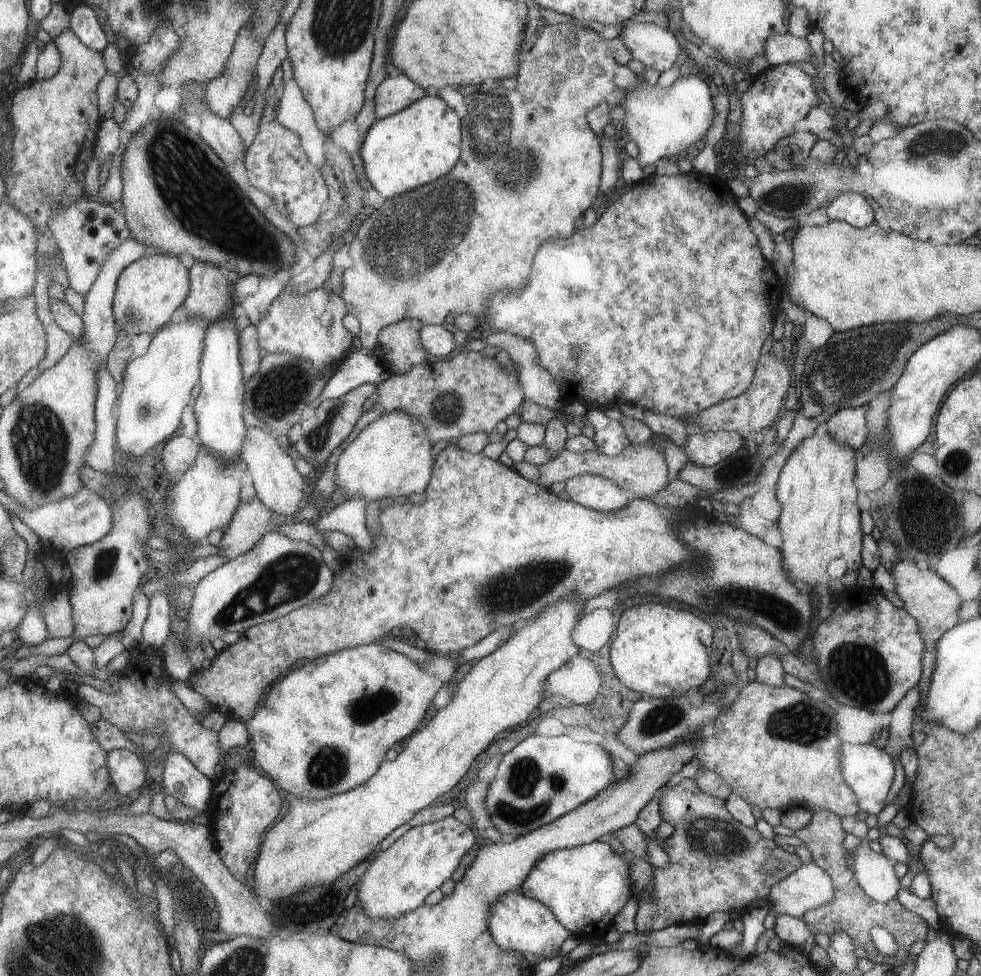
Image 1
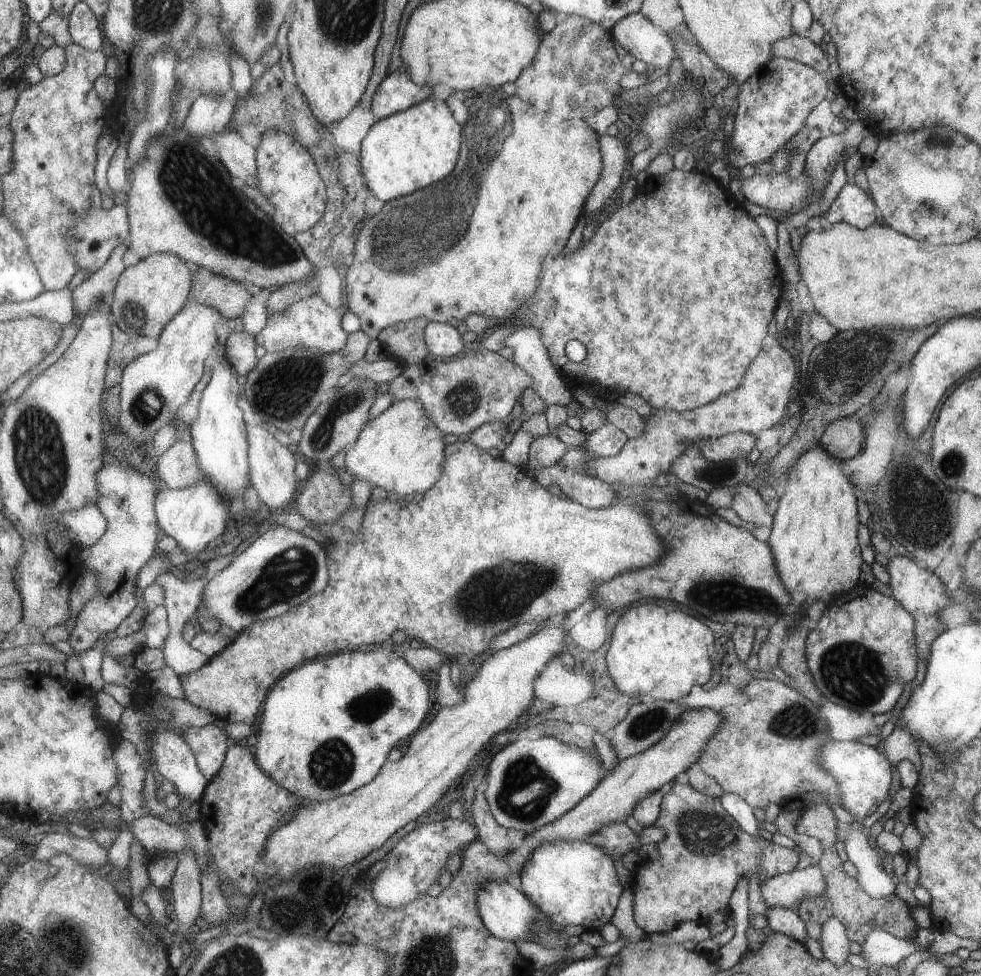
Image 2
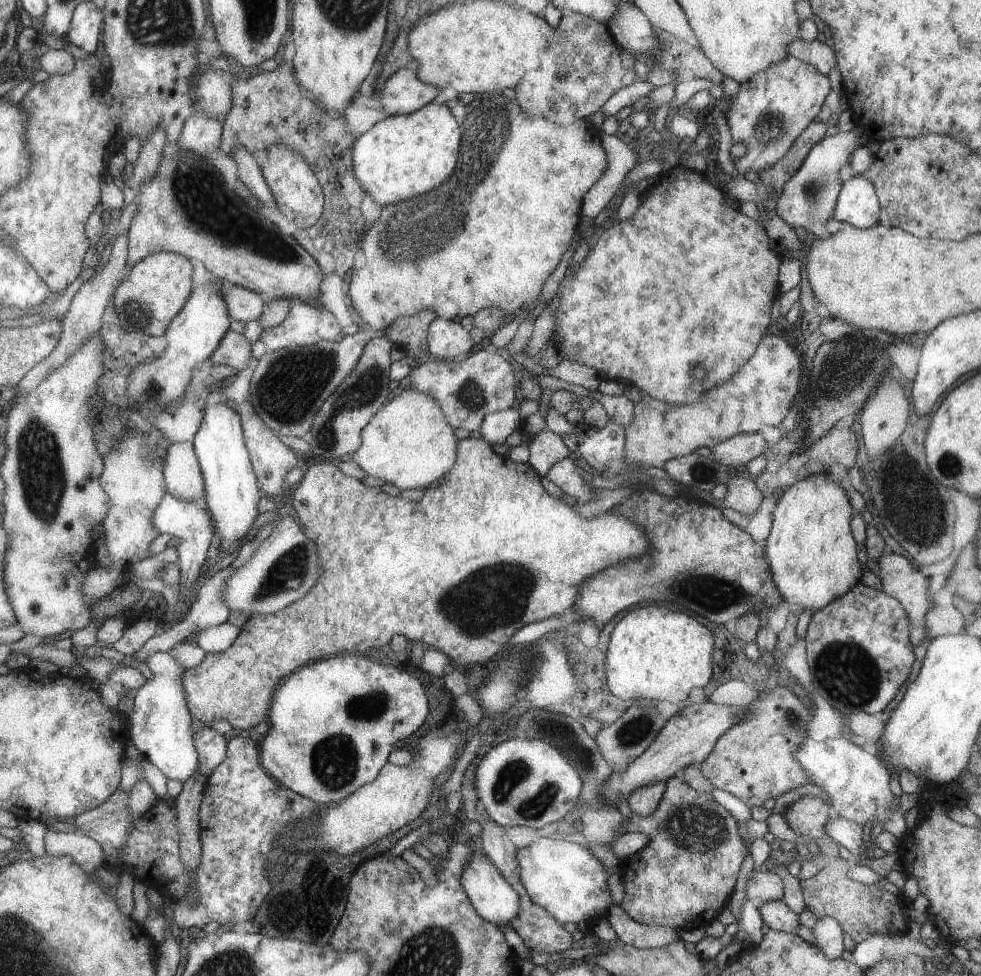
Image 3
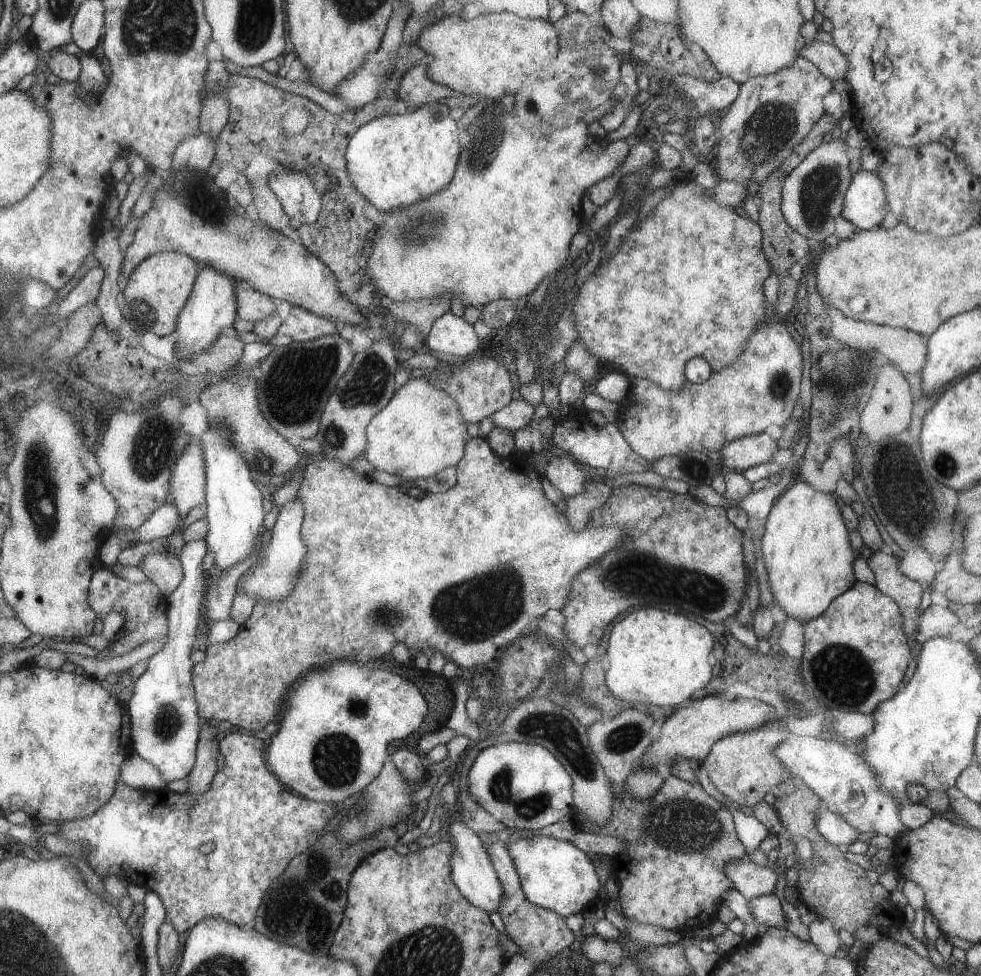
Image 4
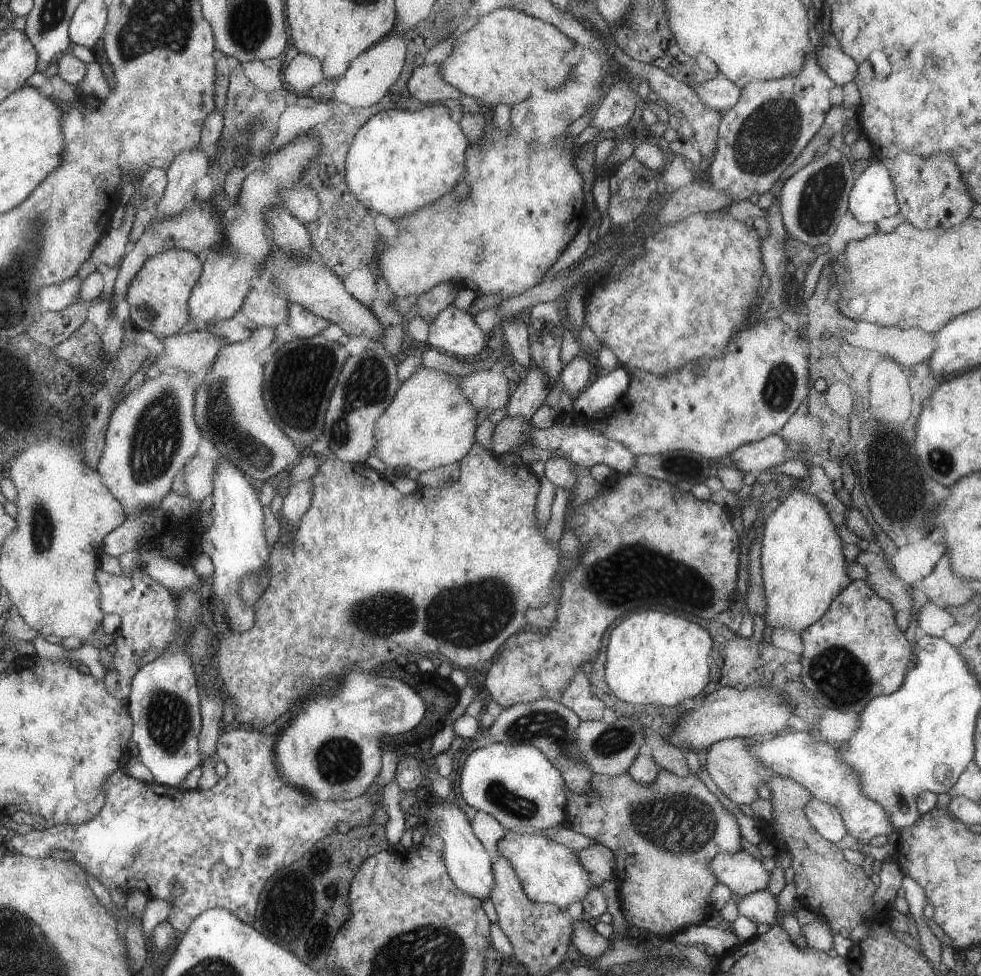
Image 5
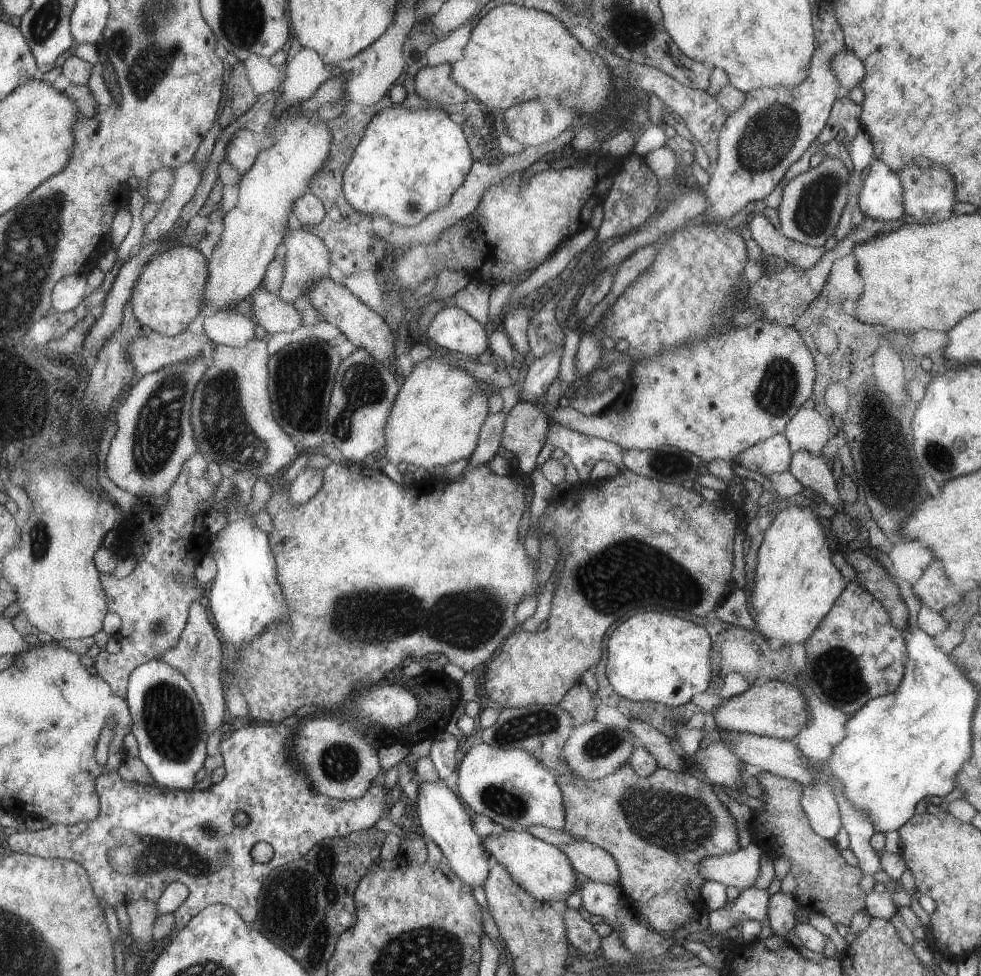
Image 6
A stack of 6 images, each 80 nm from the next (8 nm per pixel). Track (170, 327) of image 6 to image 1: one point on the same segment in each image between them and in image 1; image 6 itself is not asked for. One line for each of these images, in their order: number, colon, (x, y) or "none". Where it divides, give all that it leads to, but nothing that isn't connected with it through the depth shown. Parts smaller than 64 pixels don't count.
1: (150, 289)
2: (148, 294)
3: (146, 302)
4: (157, 290)
5: (158, 298)

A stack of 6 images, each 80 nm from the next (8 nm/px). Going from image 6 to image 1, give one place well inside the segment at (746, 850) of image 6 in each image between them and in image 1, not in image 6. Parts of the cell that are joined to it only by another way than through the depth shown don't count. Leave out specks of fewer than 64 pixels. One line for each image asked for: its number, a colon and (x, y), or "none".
1: (809, 887)
2: (787, 890)
3: (763, 885)
4: (751, 881)
5: (741, 873)

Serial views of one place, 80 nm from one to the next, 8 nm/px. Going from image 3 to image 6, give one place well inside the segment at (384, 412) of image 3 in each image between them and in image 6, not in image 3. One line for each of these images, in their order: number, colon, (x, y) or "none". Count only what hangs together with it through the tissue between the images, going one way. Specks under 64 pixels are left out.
4: (419, 432)
5: (428, 424)
6: (436, 418)

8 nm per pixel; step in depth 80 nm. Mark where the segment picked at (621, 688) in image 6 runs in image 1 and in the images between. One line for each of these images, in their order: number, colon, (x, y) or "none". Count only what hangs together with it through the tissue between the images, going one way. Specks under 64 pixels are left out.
1: (660, 652)
2: (659, 654)
3: (653, 654)
4: (654, 657)
5: (652, 658)

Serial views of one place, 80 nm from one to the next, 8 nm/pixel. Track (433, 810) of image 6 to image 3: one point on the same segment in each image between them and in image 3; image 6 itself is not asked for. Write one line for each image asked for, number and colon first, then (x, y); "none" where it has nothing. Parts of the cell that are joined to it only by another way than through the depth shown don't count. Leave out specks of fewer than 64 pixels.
3: (496, 902)
4: (472, 871)
5: (470, 867)

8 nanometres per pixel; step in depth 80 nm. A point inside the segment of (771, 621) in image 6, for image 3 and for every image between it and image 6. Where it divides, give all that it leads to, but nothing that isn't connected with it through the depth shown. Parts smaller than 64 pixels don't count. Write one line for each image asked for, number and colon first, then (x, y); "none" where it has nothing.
3: (810, 550)
4: (805, 549)
5: (801, 565)

